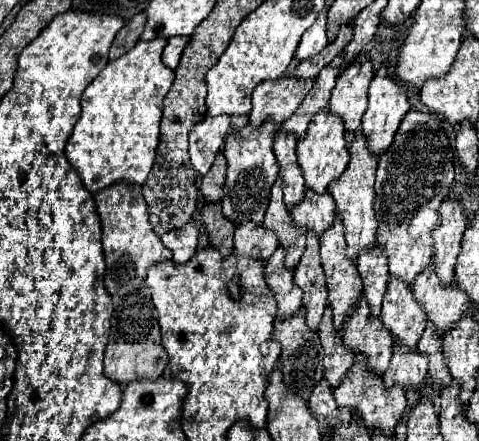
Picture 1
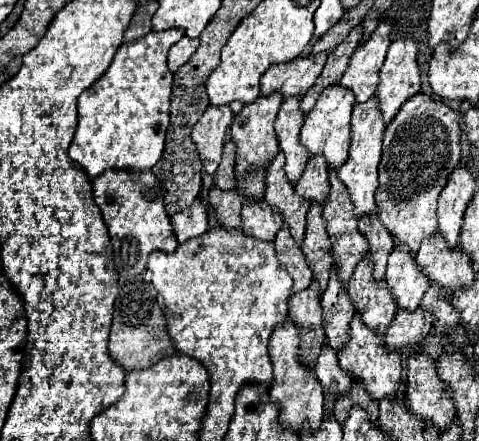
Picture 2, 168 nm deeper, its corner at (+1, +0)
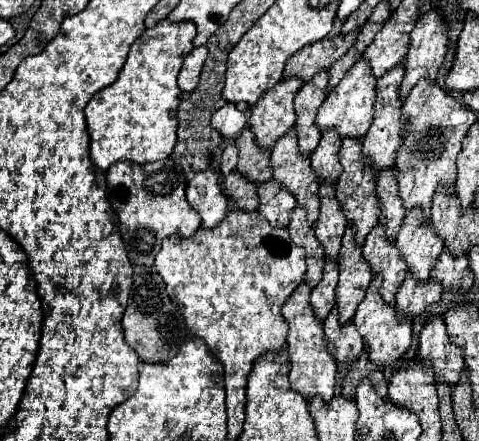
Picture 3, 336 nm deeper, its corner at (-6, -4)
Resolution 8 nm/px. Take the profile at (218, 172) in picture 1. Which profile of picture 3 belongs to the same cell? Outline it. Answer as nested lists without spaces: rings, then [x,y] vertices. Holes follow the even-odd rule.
[[[245,128],[237,136],[235,144],[239,148],[237,170],[241,174],[245,174],[245,178],[249,178],[251,182],[257,182],[257,184],[269,180],[271,178],[271,150],[257,146],[255,134],[249,128]]]

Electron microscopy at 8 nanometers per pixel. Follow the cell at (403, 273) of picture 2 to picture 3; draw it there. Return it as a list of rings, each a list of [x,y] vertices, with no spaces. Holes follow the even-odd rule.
[[[411,210],[411,214],[403,218],[395,242],[409,266],[409,272],[419,280],[427,280],[437,262],[437,256],[443,252],[443,242],[435,238],[431,222],[423,226],[423,212]]]

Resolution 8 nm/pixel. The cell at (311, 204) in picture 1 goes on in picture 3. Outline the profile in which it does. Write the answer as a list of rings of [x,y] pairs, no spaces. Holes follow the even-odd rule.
[[[325,130],[317,150],[311,154],[313,172],[321,180],[337,180],[339,178],[339,174],[341,174],[341,164],[339,164],[339,156],[337,156],[339,146],[341,146],[339,134],[335,134],[335,130]]]

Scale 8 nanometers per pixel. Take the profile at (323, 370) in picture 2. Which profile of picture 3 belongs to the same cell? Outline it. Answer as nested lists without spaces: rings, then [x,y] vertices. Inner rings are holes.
[[[335,306],[325,320],[325,336],[337,364],[345,362],[347,366],[351,366],[363,352],[363,338],[359,338],[353,320],[347,322],[347,326],[339,326],[339,314],[335,314]]]

